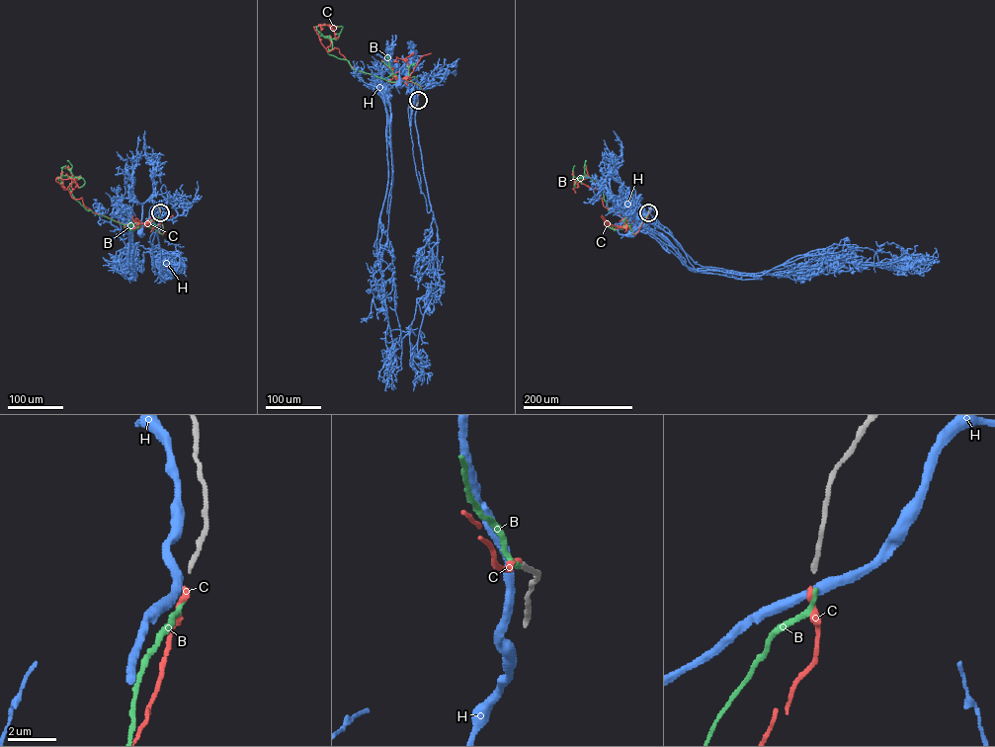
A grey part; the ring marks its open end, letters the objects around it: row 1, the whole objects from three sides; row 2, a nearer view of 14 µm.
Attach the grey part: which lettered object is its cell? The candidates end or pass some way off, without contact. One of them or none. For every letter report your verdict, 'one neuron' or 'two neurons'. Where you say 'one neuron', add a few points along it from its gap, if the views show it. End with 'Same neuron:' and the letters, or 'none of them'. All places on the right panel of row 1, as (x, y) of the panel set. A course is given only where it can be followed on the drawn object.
B: two neurons
C: one neuron; course (648, 213), (632, 233), (601, 198), (596, 199), (598, 190), (573, 179), (584, 177)
H: two neurons
Same neuron: C

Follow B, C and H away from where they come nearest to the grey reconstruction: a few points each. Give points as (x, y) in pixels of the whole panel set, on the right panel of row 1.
B: (648, 213), (638, 231), (632, 233), (620, 215), (608, 210), (599, 183), (585, 176), (575, 179), (574, 165)
C: (648, 213), (632, 233), (601, 198), (596, 199), (598, 190), (573, 179), (584, 177)
H: (648, 213), (637, 219), (631, 218), (639, 195), (633, 201), (635, 207), (618, 230), (621, 234), (630, 233)

